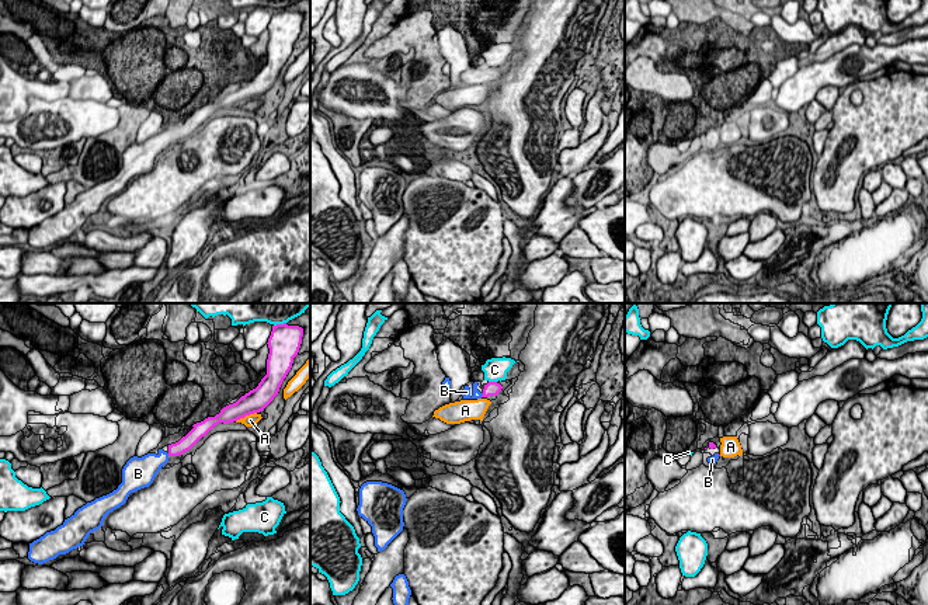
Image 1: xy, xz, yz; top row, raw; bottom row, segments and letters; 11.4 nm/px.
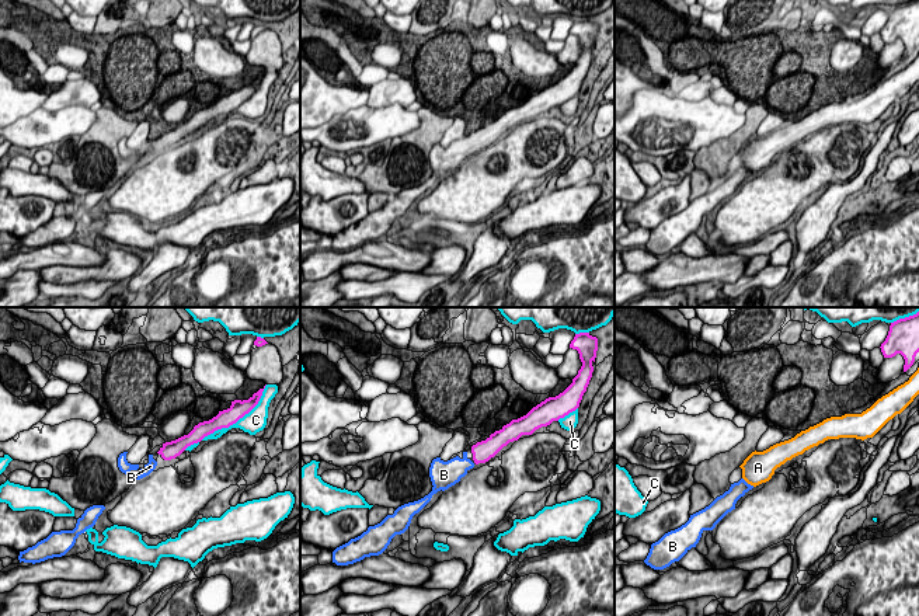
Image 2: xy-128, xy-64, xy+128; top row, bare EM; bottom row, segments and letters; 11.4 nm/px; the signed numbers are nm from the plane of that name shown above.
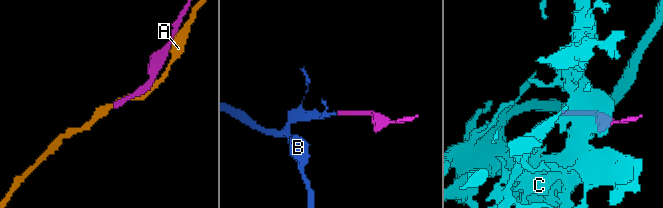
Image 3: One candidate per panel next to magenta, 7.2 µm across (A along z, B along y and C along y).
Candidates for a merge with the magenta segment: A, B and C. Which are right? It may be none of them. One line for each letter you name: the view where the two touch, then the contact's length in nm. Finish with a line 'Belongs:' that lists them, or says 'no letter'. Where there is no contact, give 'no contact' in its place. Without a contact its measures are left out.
B: xz | 60 nm
Belongs: B

